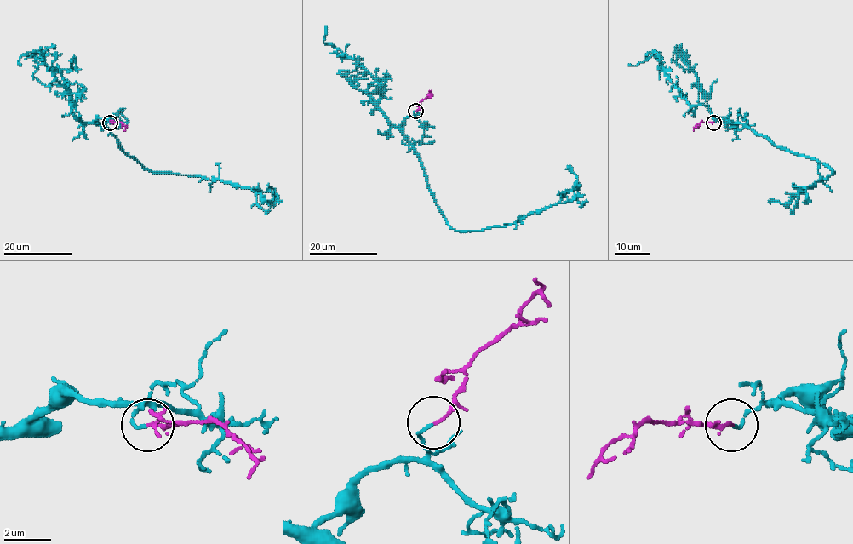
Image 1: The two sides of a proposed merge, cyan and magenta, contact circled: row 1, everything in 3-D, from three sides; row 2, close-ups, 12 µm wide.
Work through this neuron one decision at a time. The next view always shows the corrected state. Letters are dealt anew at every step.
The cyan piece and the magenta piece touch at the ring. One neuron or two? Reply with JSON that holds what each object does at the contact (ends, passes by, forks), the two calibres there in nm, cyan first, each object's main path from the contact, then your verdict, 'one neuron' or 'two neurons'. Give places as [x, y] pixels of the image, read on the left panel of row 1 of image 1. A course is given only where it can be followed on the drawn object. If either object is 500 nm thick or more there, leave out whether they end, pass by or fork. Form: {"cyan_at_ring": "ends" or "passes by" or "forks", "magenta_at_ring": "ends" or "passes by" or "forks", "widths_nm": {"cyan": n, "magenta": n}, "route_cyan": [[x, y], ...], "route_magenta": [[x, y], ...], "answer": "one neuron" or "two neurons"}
{"cyan_at_ring": "ends", "magenta_at_ring": "ends", "widths_nm": {"cyan": 120, "magenta": 140}, "route_cyan": [[109, 123], [93, 122], [151, 171], [220, 180], [273, 196], [271, 204], [260, 199]], "route_magenta": [[110, 123], [119, 122], [124, 127], [123, 130]], "answer": "one neuron"}

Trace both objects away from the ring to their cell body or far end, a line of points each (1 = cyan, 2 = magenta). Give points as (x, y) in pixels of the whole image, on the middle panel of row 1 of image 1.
1: (415, 111), (398, 129), (419, 158), (437, 209), (456, 230), (506, 226), (572, 201), (577, 178), (566, 168)
2: (415, 111), (429, 90)

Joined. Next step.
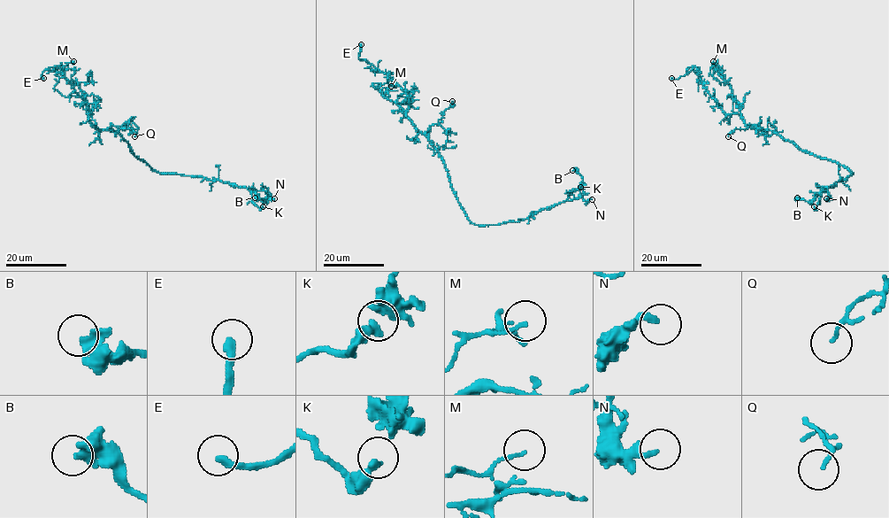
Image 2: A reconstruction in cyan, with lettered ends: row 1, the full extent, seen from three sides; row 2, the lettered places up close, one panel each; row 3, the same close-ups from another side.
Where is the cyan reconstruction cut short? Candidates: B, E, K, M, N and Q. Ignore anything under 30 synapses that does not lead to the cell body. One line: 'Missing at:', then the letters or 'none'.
Missing at: E

